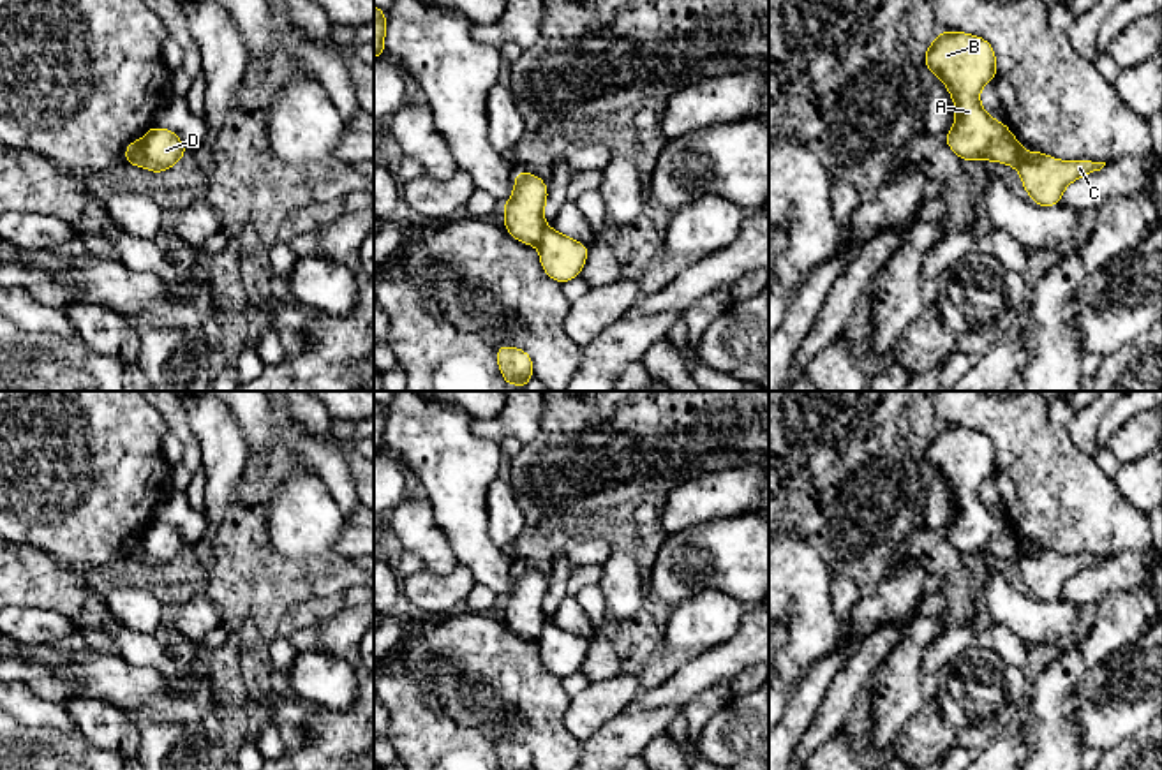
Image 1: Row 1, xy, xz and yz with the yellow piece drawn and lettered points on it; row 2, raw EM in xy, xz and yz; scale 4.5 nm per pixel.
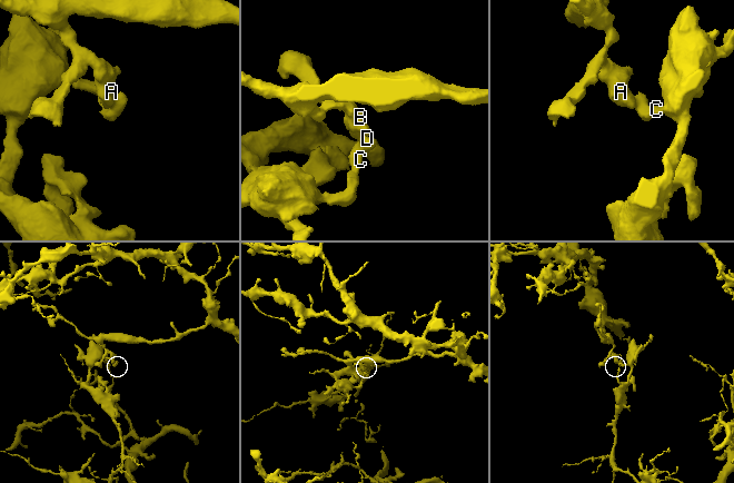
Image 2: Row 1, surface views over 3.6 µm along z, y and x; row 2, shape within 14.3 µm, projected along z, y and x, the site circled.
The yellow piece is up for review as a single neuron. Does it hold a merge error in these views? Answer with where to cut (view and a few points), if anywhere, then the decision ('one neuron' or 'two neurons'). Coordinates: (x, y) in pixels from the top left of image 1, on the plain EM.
yz (1009, 529), (1014, 559) | two neurons

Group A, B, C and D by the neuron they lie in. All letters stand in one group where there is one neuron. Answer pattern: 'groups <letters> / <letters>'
groups A B / C D

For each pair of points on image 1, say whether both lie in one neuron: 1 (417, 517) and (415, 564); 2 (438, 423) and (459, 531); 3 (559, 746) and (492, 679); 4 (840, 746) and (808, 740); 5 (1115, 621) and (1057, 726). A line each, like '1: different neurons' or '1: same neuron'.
1: different neurons
2: same neuron
3: same neuron
4: different neurons
5: same neuron

